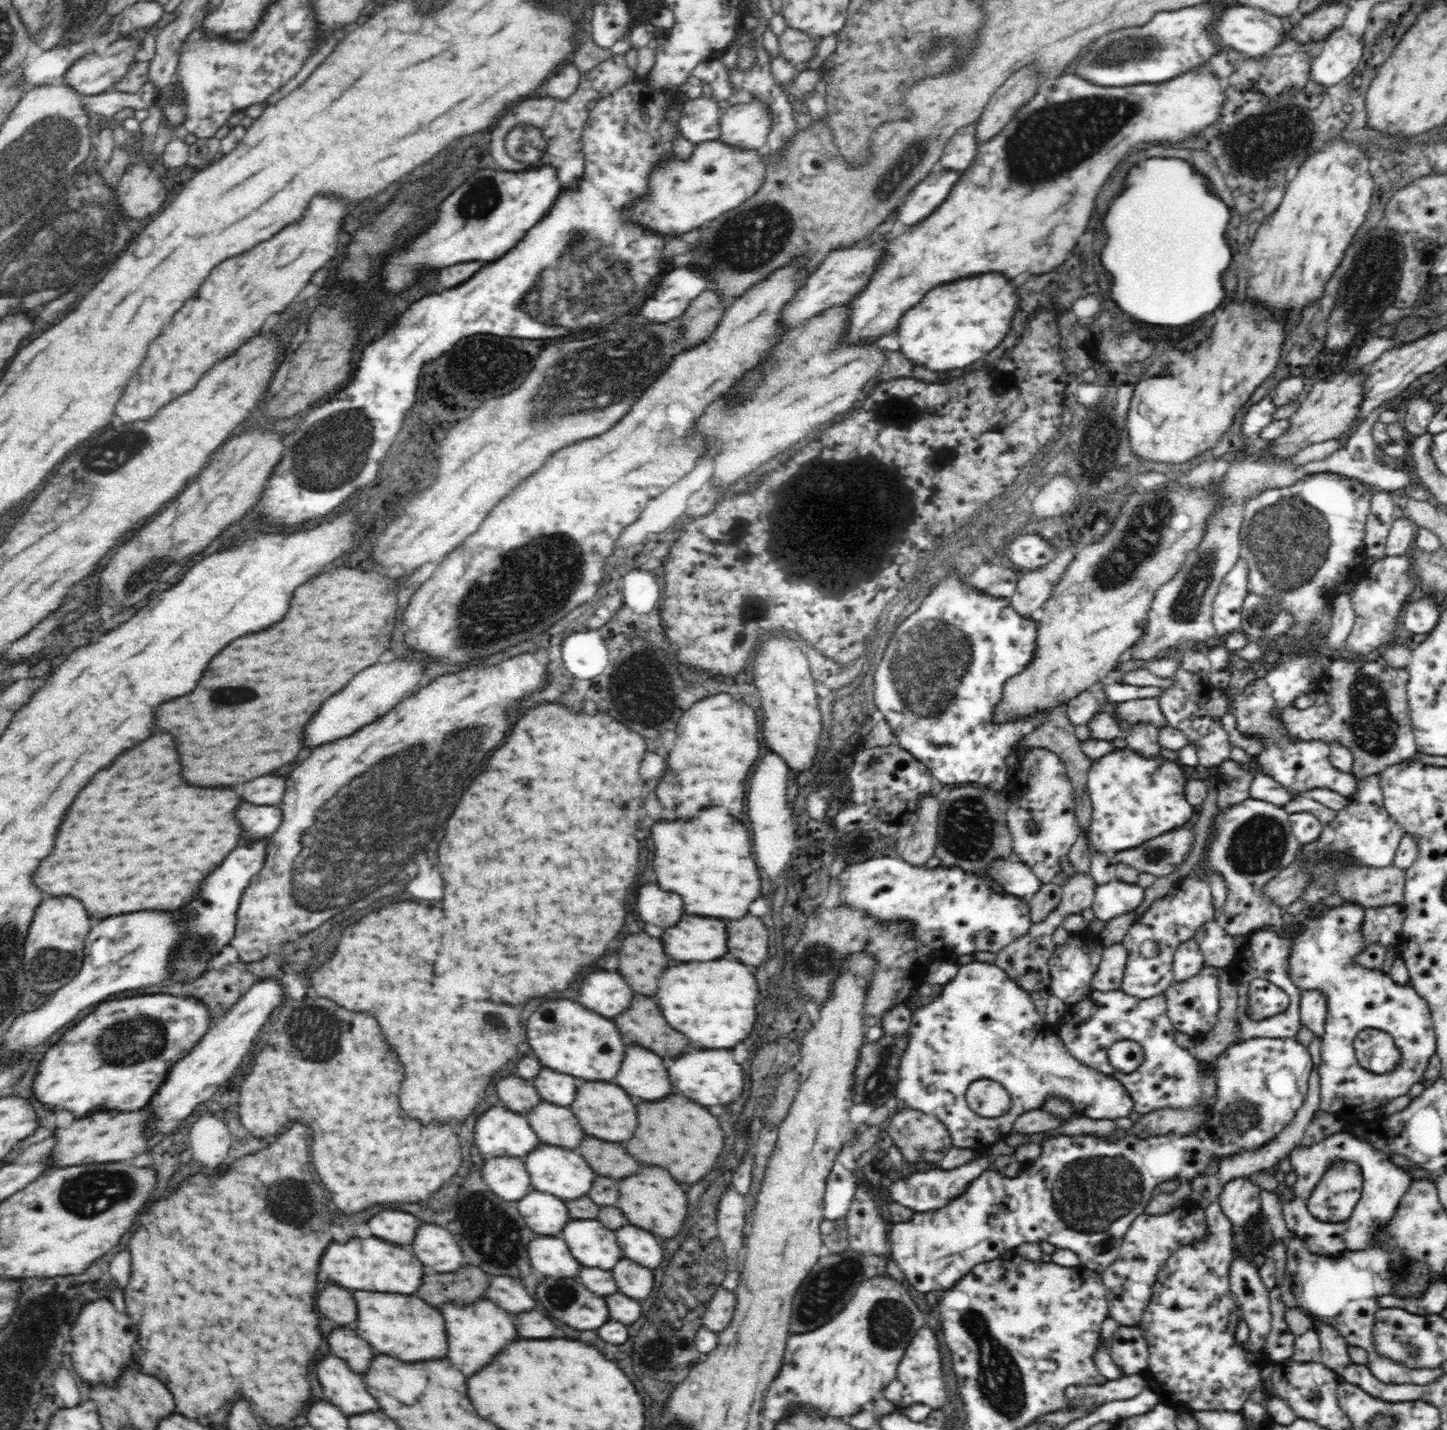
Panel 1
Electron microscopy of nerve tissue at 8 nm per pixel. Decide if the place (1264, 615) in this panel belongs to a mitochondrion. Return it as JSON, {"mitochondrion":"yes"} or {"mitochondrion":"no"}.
{"mitochondrion":"yes"}

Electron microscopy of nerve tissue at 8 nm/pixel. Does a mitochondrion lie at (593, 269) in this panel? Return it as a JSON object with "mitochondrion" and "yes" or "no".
{"mitochondrion":"yes"}

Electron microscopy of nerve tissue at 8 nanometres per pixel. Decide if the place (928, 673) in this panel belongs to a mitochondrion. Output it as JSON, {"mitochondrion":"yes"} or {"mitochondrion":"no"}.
{"mitochondrion":"yes"}

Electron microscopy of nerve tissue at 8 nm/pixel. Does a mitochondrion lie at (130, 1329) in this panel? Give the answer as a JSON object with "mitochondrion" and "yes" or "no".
{"mitochondrion":"no"}

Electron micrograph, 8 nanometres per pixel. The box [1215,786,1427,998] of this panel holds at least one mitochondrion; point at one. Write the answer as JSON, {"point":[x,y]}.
{"point":[1259,844]}

